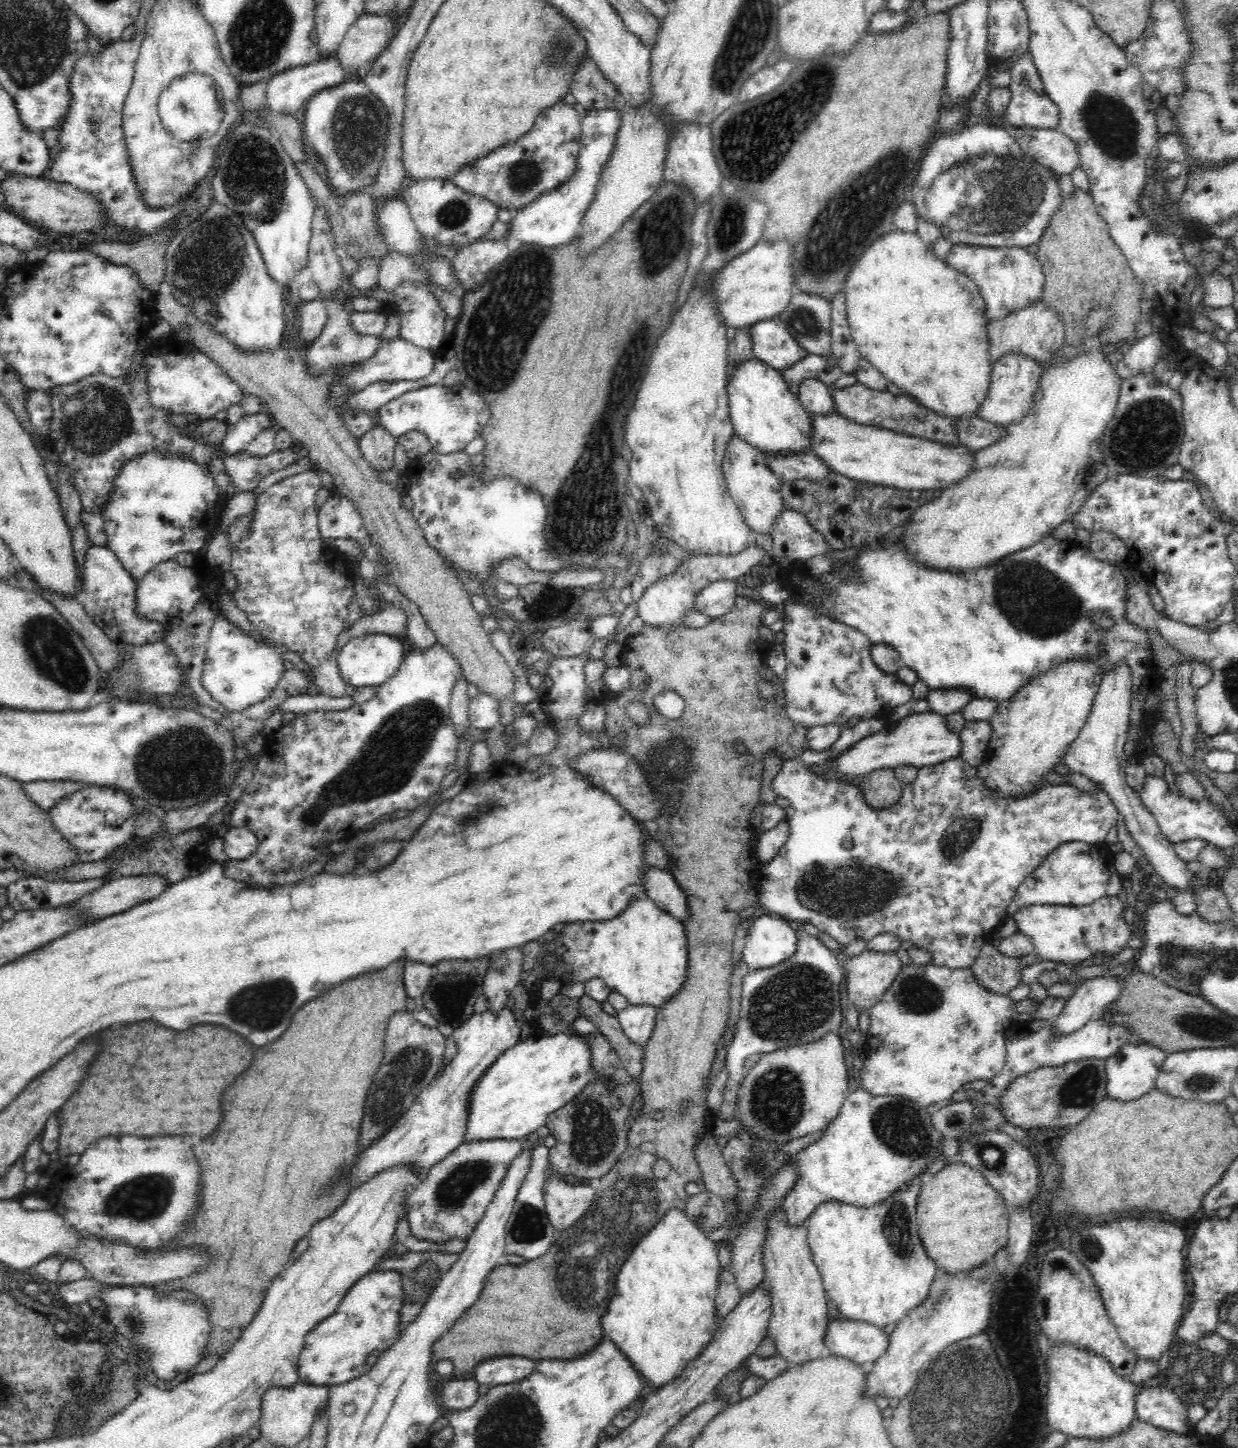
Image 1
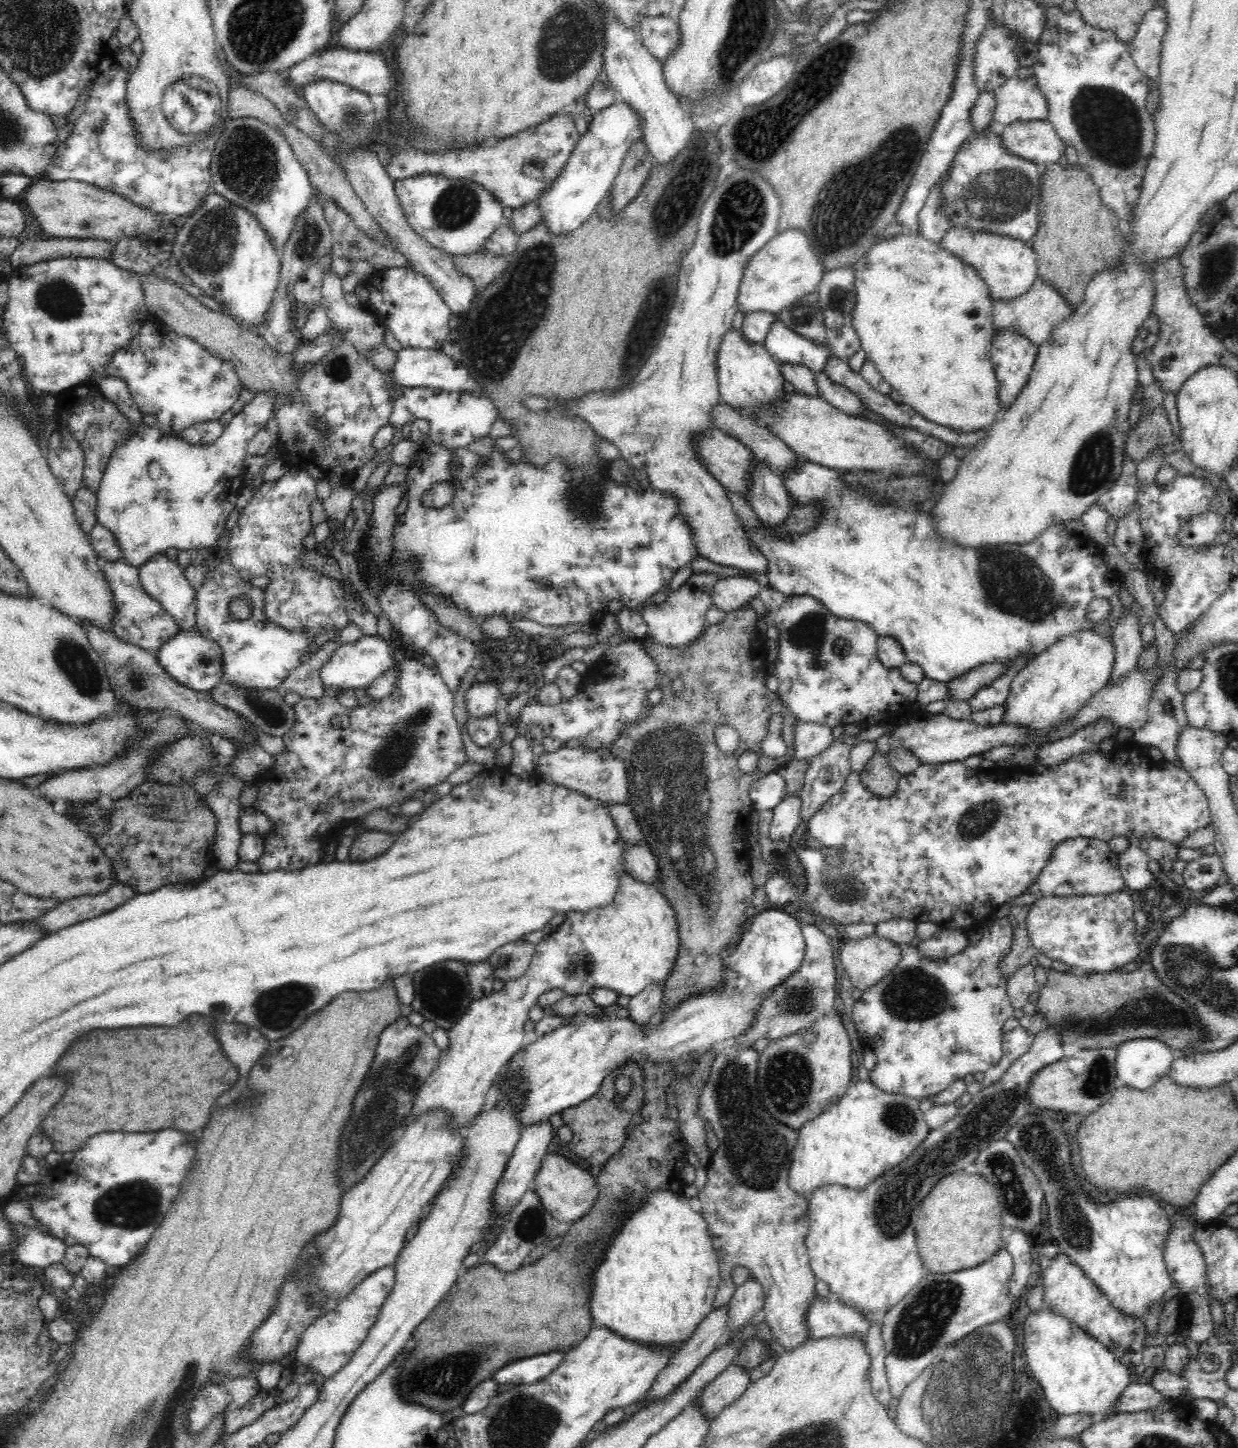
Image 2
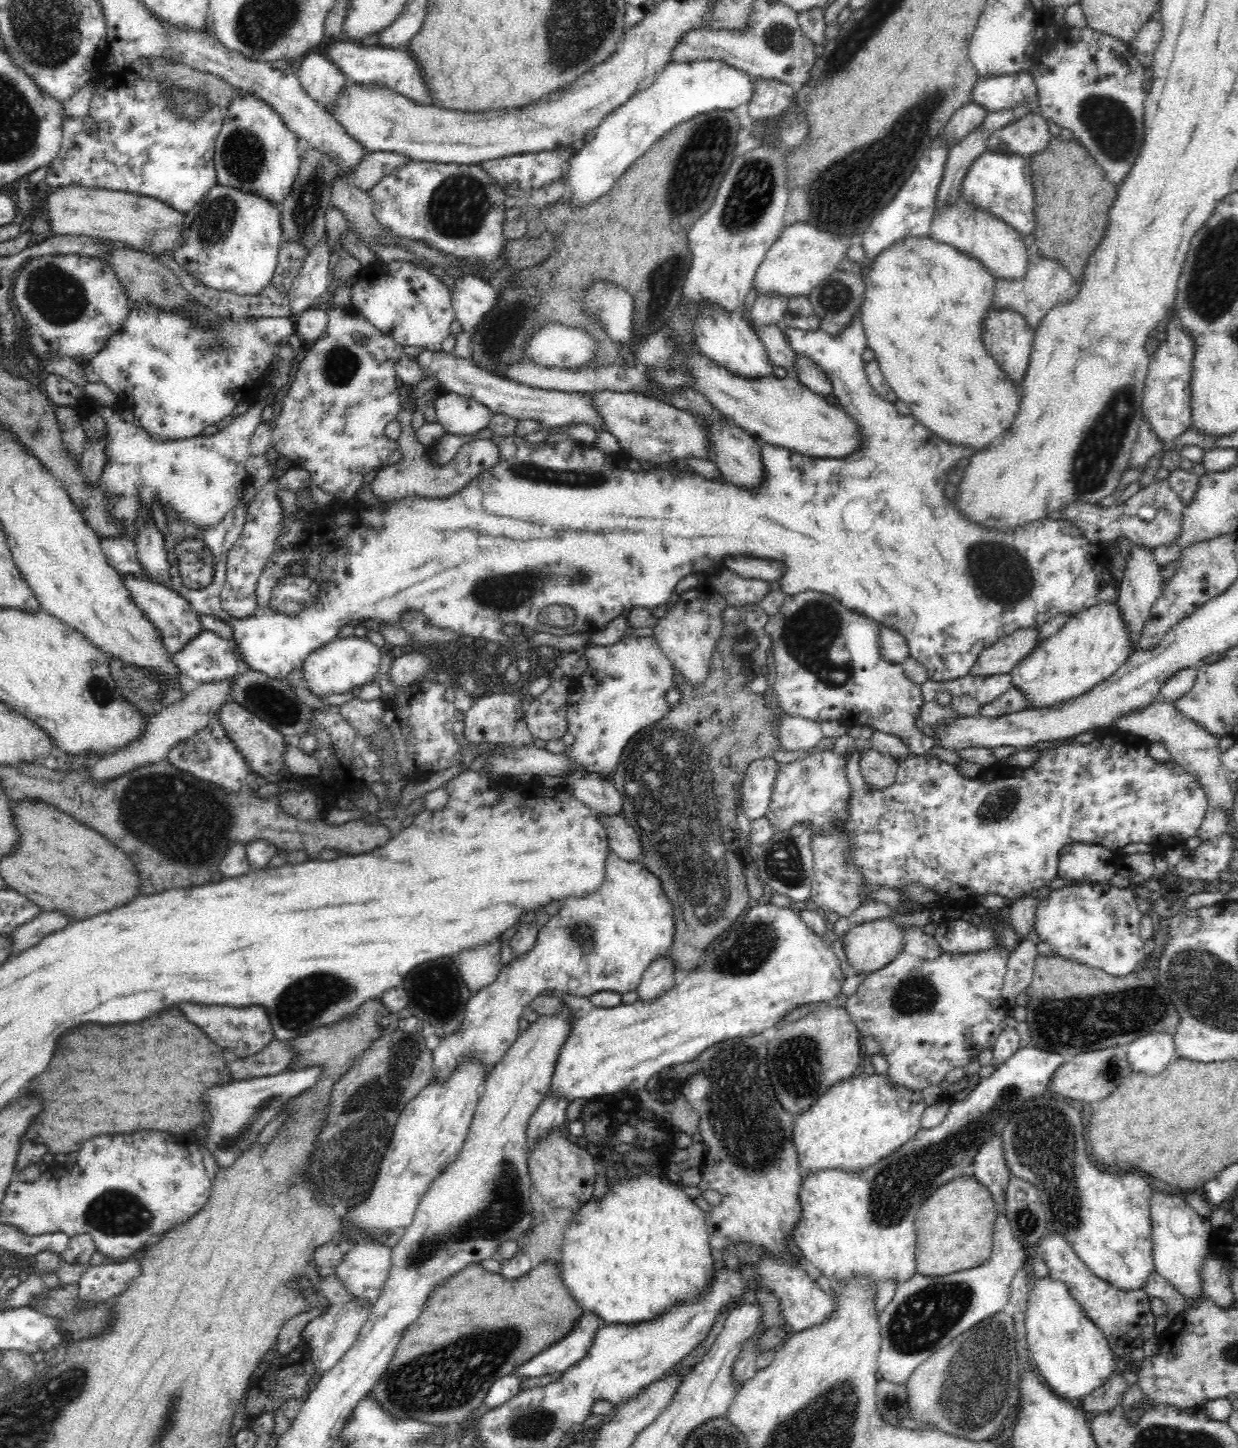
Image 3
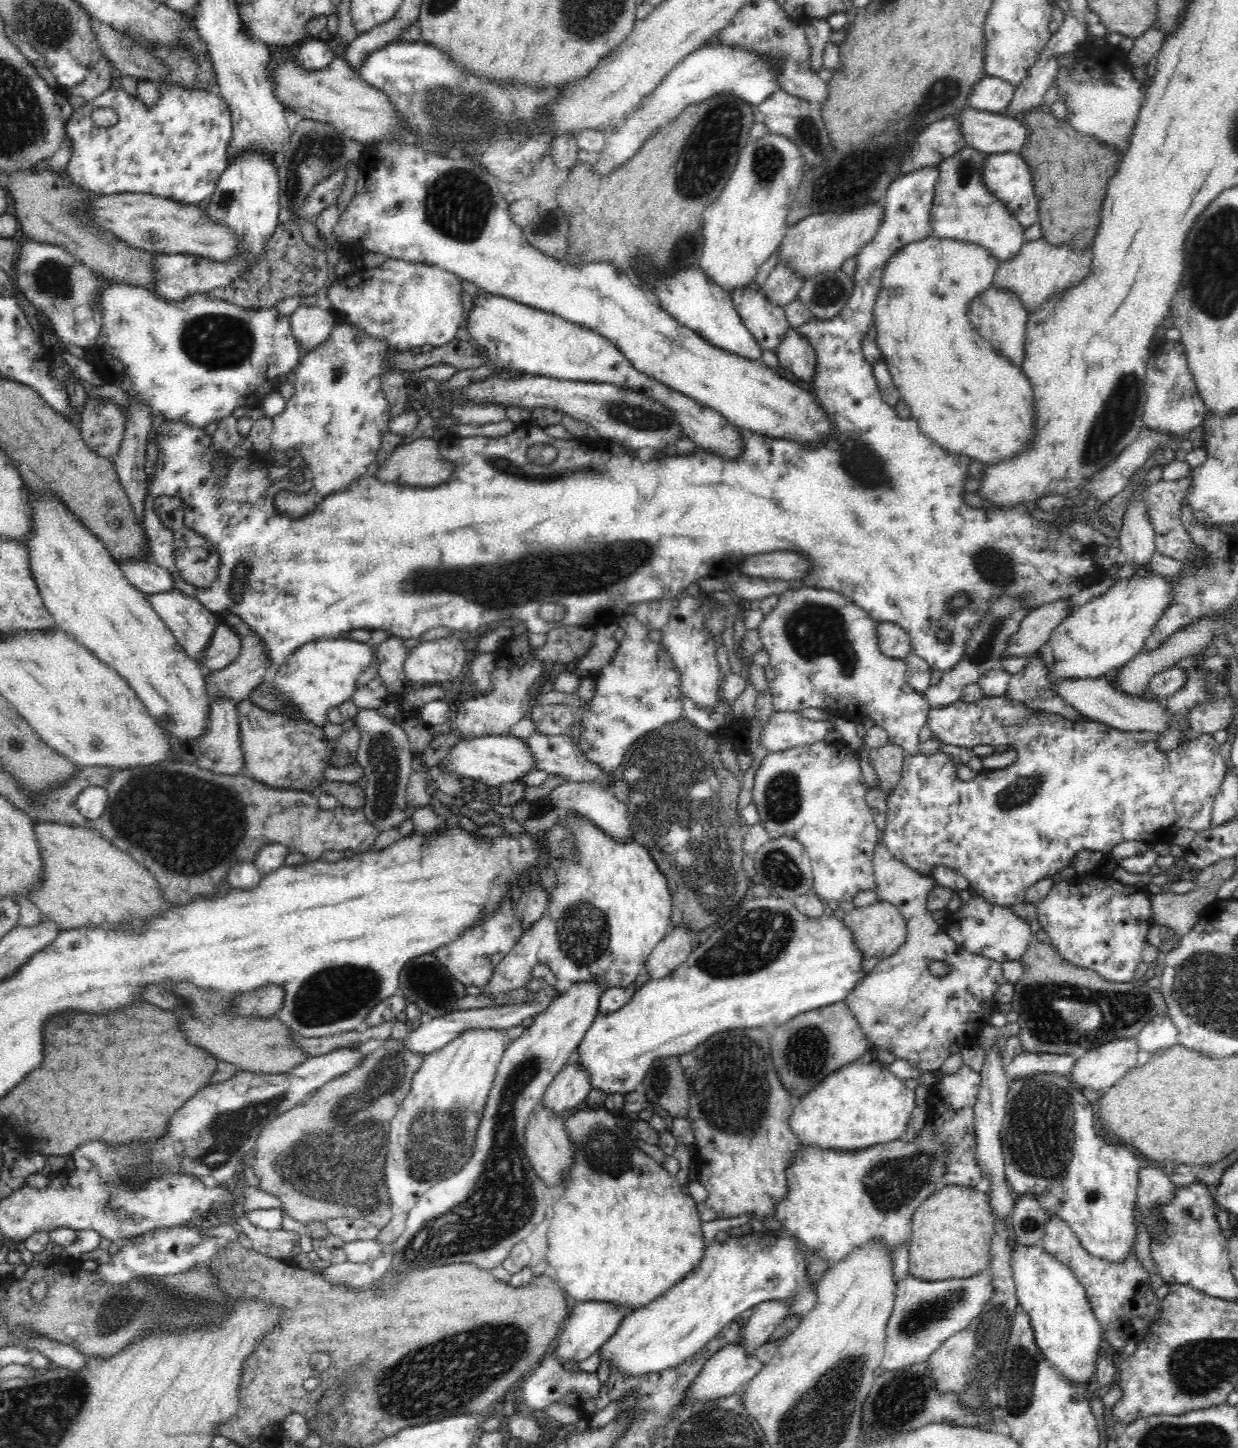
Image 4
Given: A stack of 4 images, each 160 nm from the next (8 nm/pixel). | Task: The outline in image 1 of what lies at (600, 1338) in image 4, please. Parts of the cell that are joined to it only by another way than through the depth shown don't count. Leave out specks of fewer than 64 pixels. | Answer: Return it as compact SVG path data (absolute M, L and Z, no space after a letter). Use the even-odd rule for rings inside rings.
M492 1358L490 1362L482 1360L478 1363L471 1379L478 1385L488 1384L490 1387L523 1380L535 1368L534 1362L528 1358Z

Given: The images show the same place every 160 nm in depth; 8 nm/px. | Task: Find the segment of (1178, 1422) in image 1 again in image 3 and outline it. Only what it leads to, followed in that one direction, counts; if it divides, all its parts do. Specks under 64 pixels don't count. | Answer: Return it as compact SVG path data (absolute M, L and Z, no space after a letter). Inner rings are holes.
M1114 1374L1108 1378L1104 1386L1097 1388L1085 1396L1080 1404L1082 1413L1085 1414L1102 1414L1115 1409L1122 1401L1125 1392L1129 1389L1126 1380L1119 1374Z

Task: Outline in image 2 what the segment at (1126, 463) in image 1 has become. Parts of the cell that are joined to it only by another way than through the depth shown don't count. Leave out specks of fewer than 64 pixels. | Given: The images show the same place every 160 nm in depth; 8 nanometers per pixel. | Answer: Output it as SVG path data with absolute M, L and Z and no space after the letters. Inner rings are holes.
M1136 380L1136 386L1132 390L1131 404L1143 404L1139 420L1136 426L1129 423L1124 448L1122 448L1122 462L1128 461L1134 464L1142 462L1154 449L1162 449L1162 460L1168 462L1169 456L1176 452L1178 434L1174 432L1169 422L1166 409L1157 407L1149 414L1145 413L1145 400L1143 392L1145 387Z

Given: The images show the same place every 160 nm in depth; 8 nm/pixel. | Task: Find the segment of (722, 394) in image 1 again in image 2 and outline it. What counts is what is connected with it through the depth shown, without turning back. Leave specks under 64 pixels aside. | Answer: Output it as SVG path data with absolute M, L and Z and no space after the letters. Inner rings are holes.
M736 170L708 197L702 207L693 247L683 256L678 276L677 298L658 346L634 380L623 389L591 392L570 406L570 413L580 417L599 436L614 443L628 466L646 474L652 491L672 495L678 511L690 527L690 537L697 554L716 564L727 564L740 570L766 572L768 562L747 534L742 519L734 513L725 488L706 470L697 455L697 439L714 425L714 410L721 401L717 377L717 359L724 336L731 329L737 313L740 280L748 258L774 238L780 214L780 201L766 179L754 172Z

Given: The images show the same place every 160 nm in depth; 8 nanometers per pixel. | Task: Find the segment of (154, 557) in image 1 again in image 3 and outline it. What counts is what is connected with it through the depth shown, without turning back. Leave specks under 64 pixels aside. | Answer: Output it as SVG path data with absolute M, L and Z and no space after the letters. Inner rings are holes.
M291 346L283 347L279 354L277 355L277 367L276 372L273 376L268 380L268 384L270 384L270 396L268 396L268 400L258 400L252 404L249 404L248 410L244 412L244 414L240 414L240 416L233 418L233 421L228 426L219 429L219 431L212 436L202 436L201 434L198 436L194 436L189 439L178 439L178 440L166 440L162 438L157 438L156 436L150 434L147 430L144 430L144 427L140 426L138 423L130 423L126 420L122 419L120 410L116 411L114 409L110 409L109 407L102 406L99 402L95 399L92 399L94 403L96 403L96 413L100 415L100 417L104 418L107 425L107 438L106 438L106 447L104 448L104 453L106 453L106 464L104 464L104 468L102 470L102 474L100 475L98 487L100 487L100 491L108 497L108 501L110 501L110 511L112 511L112 517L116 519L116 523L122 527L122 531L124 531L124 535L130 539L130 541L134 542L135 544L135 524L137 518L140 515L146 513L146 517L150 515L152 517L152 508L153 505L157 502L160 505L160 508L164 510L164 515L166 518L168 517L176 517L176 519L180 519L184 525L190 523L190 525L194 525L195 530L197 532L205 531L210 527L216 526L219 522L222 522L222 519L230 512L241 500L242 492L244 489L251 484L252 479L250 478L249 474L246 472L246 461L250 458L250 449L249 444L251 441L251 436L254 434L254 431L263 423L262 414L266 407L270 406L269 398L274 397L277 400L280 399L281 395L286 391L288 388L289 381L292 380L292 376L294 376L294 370L296 366L299 364L300 360L304 356L304 351L302 349L299 350L298 354L295 354L295 350L291 348Z

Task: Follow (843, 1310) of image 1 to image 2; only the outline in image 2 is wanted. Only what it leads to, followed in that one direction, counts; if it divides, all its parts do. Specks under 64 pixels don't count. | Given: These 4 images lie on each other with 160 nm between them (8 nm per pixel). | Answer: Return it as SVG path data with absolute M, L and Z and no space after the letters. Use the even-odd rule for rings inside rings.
M1055 1026L1043 1027L1043 1029L1035 1035L1035 1040L1031 1044L1031 1047L1010 1065L1010 1068L1001 1076L999 1081L996 1081L988 1088L984 1087L979 1093L972 1096L971 1101L961 1107L958 1114L952 1120L949 1120L946 1124L931 1130L928 1133L926 1140L924 1140L924 1142L917 1148L917 1151L914 1151L904 1162L901 1162L899 1165L888 1170L887 1173L879 1176L864 1190L854 1191L854 1189L848 1189L838 1185L826 1185L822 1188L817 1188L809 1196L809 1229L808 1236L806 1236L806 1249L808 1249L808 1253L810 1254L810 1265L812 1266L812 1271L814 1272L816 1279L822 1280L828 1284L831 1296L836 1296L837 1300L841 1304L844 1304L847 1308L857 1310L857 1312L862 1315L863 1313L868 1313L872 1314L874 1318L881 1319L883 1316L890 1313L890 1310L892 1310L896 1304L900 1304L918 1283L924 1280L924 1276L926 1276L927 1273L926 1265L924 1265L924 1263L922 1263L922 1259L920 1259L916 1237L916 1226L918 1226L920 1212L922 1212L922 1208L920 1208L922 1205L918 1204L926 1198L926 1194L932 1190L932 1187L936 1184L936 1182L938 1182L938 1180L940 1180L940 1178L944 1178L944 1176L948 1176L949 1174L952 1174L952 1172L962 1170L969 1164L972 1164L974 1162L974 1158L978 1156L978 1153L981 1150L986 1148L987 1144L1005 1138L1010 1128L1014 1127L1014 1124L1017 1124L1018 1120L1020 1120L1026 1113L1030 1112L1030 1108L1028 1108L1028 1097L1026 1097L1026 1088L1028 1088L1028 1084L1030 1084L1032 1076L1034 1076L1040 1068L1044 1068L1045 1066L1048 1066L1048 1064L1052 1064L1052 1062L1056 1062L1056 1060L1060 1060L1060 1058L1064 1057L1064 1053L1062 1051L1063 1044L1061 1043L1061 1040L1062 1033L1060 1033L1060 1028L1056 1028Z

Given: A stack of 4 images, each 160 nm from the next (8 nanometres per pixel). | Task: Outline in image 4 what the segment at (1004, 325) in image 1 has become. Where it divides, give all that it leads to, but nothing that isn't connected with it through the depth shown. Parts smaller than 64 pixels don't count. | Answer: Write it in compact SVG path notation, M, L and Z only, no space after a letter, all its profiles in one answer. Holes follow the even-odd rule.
M1042 238L1030 242L1025 240L1013 259L998 265L993 286L1016 294L1024 309L1034 314L1042 304L1046 304L1046 300L1050 300L1050 296L1082 284L1090 272L1090 260L1090 248L1075 253L1069 245L1050 245Z

